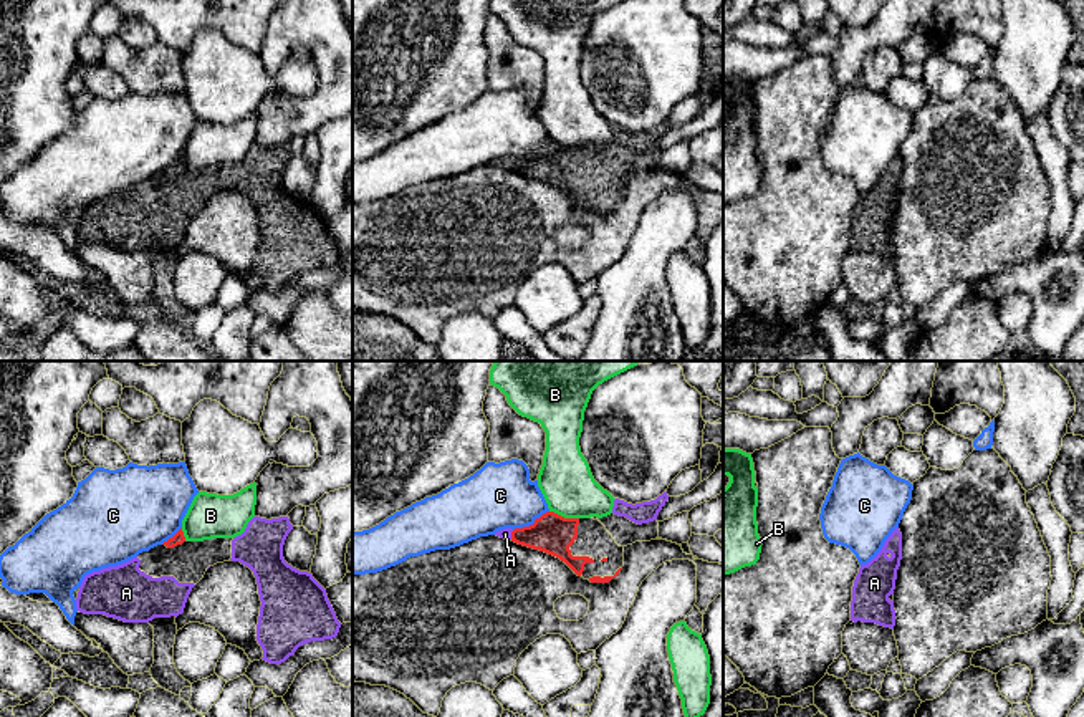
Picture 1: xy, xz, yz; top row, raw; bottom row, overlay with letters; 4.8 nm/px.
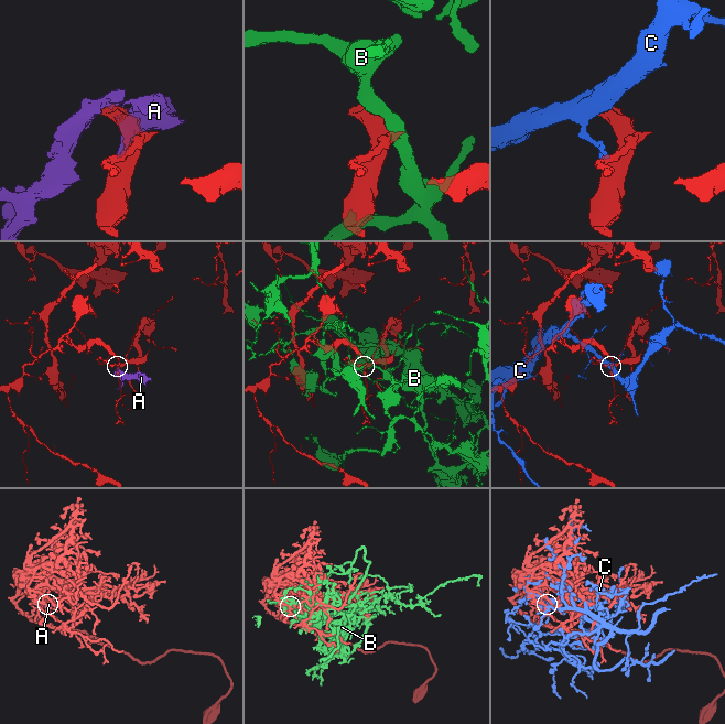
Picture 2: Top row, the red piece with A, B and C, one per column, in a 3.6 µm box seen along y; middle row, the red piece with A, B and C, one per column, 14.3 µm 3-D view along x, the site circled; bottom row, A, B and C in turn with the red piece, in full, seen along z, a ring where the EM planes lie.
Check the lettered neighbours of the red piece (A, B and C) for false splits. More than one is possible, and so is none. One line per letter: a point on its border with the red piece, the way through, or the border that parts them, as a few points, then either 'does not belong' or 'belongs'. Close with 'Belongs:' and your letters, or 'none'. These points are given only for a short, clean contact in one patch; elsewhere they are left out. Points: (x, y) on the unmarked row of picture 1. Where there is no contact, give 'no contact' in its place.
A: xz (512, 164) | belongs
B: xz (563, 146) | does not belong
C: xz (530, 154) | does not belong
Belongs: A

